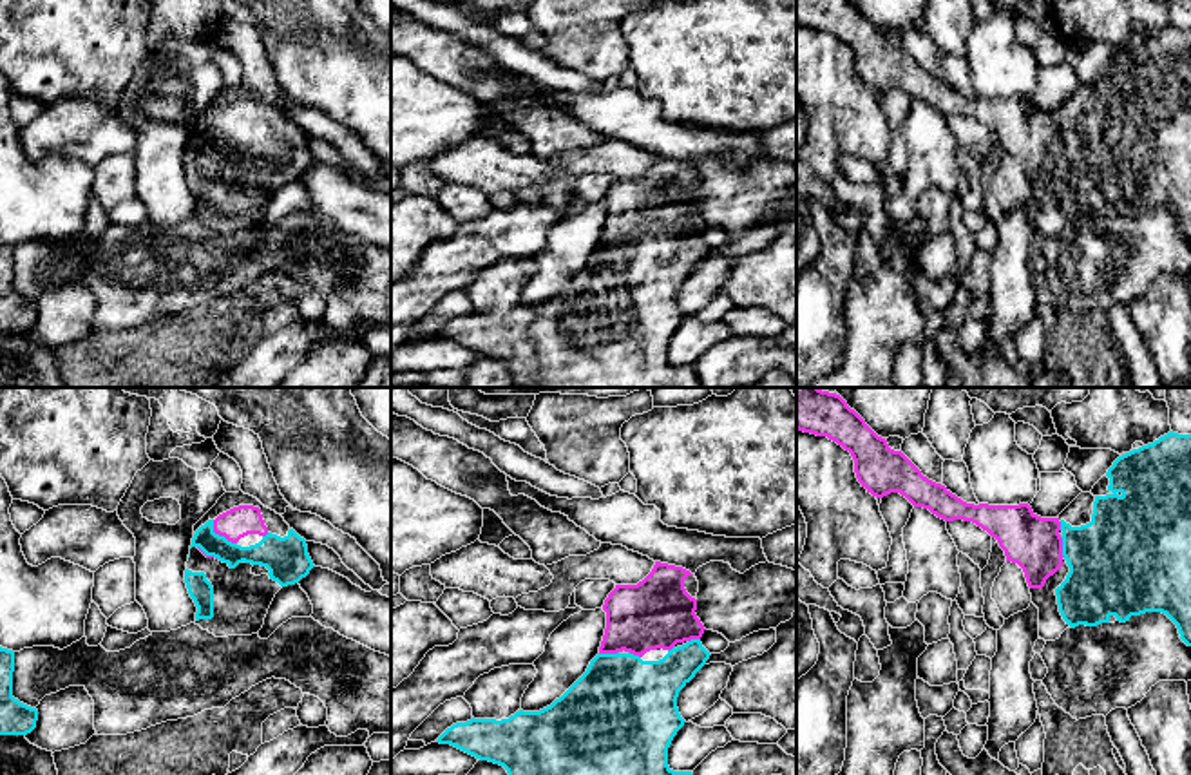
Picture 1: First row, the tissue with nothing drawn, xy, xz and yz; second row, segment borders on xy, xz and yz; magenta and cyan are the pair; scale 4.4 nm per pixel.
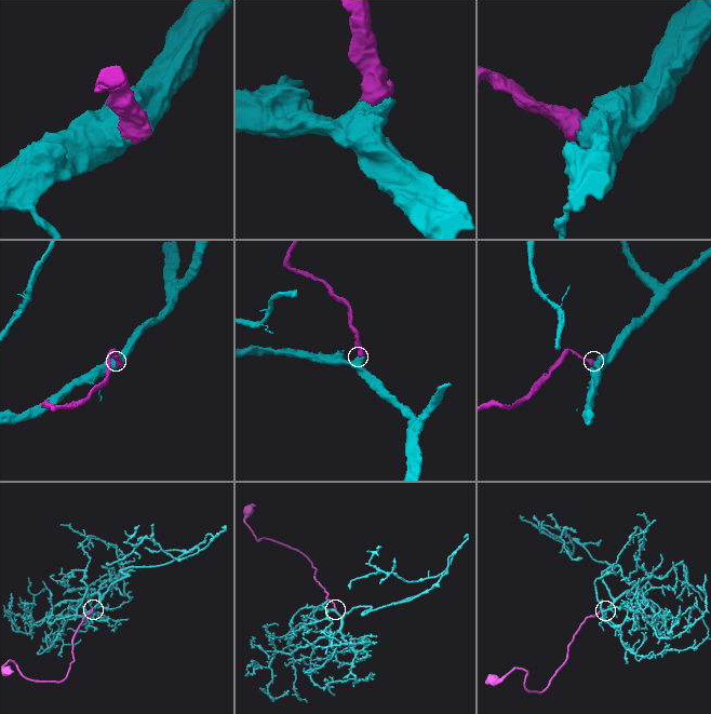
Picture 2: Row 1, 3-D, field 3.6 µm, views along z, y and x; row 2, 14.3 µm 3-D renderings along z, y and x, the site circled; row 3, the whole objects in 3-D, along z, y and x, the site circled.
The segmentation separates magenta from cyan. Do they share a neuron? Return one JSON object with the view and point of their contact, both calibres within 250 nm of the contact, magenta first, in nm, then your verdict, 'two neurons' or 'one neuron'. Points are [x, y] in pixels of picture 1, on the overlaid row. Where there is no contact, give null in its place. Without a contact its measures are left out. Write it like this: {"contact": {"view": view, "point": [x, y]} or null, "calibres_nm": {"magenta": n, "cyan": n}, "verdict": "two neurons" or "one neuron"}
{"contact": {"view": "xy", "point": [219, 535]}, "calibres_nm": {"magenta": 140, "cyan": 150}, "verdict": "one neuron"}

